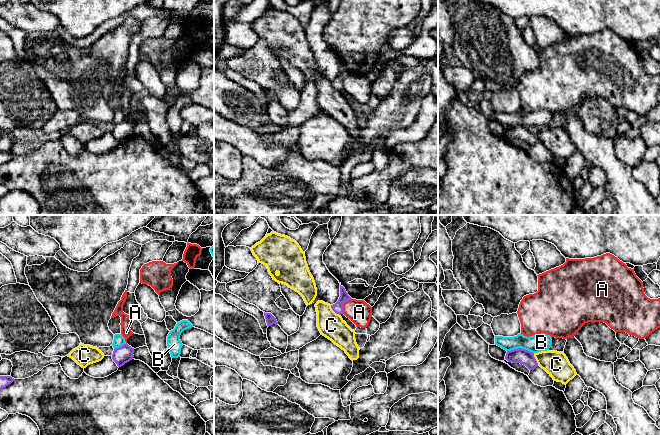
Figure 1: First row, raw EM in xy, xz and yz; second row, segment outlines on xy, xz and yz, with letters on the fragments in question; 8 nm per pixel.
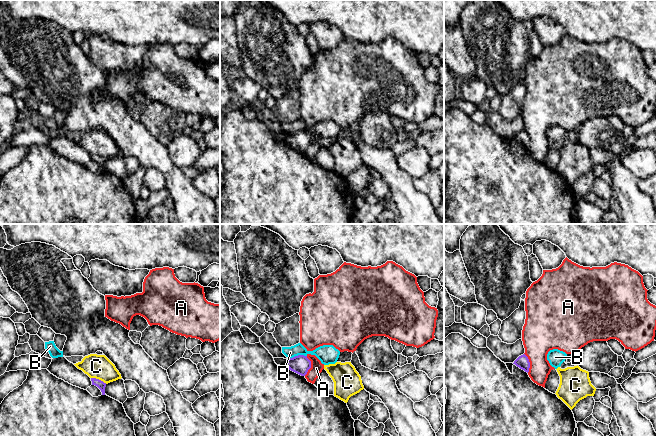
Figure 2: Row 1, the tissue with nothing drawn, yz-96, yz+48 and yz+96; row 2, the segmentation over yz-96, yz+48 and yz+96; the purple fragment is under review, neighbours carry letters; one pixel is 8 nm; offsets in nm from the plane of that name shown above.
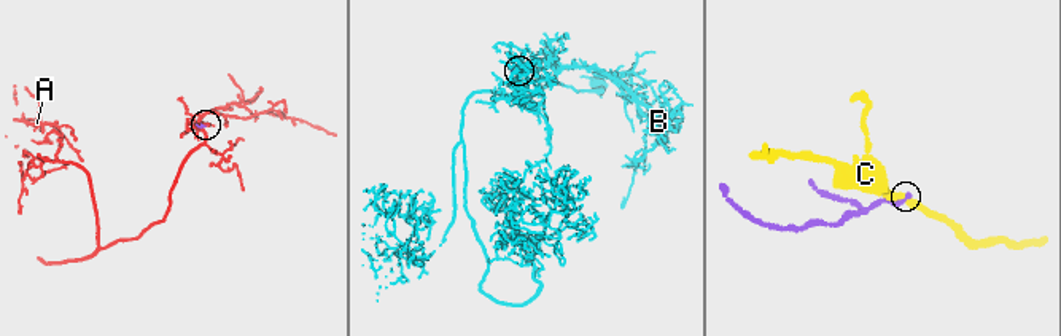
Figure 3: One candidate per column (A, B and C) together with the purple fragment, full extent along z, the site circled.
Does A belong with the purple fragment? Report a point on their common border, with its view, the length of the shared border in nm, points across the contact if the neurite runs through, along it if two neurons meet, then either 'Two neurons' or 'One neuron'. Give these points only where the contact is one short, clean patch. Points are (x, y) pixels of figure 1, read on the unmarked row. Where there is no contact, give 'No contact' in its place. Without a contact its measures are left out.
Touches purple at xz (342, 81). Shared border 150 nm. Boundary: xz (351, 74), (343, 80), (342, 89). Two neurons

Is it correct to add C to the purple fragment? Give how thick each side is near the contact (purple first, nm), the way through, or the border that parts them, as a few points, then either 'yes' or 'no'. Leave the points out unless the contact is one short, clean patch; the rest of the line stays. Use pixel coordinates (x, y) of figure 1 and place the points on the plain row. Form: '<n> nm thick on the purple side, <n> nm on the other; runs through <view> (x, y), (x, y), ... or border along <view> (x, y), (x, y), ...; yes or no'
80 nm thick on the purple side, 200 nm on the other; border along xz (330, 81), (340, 91); no

